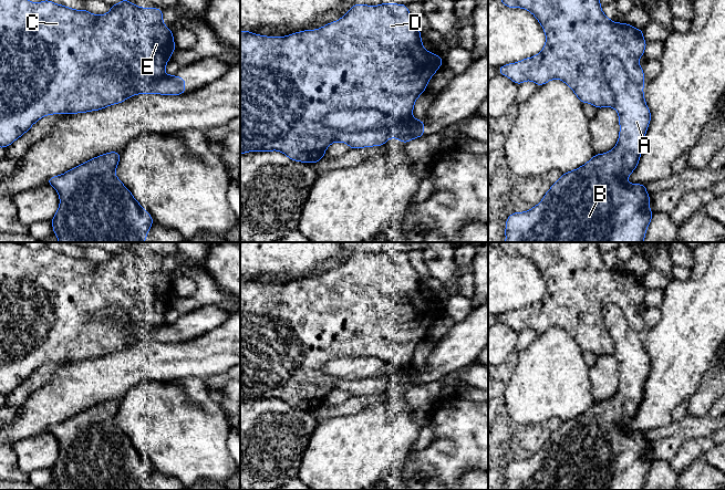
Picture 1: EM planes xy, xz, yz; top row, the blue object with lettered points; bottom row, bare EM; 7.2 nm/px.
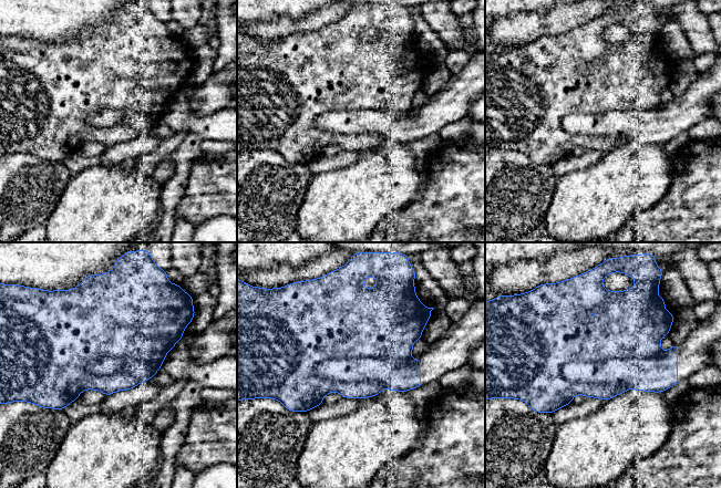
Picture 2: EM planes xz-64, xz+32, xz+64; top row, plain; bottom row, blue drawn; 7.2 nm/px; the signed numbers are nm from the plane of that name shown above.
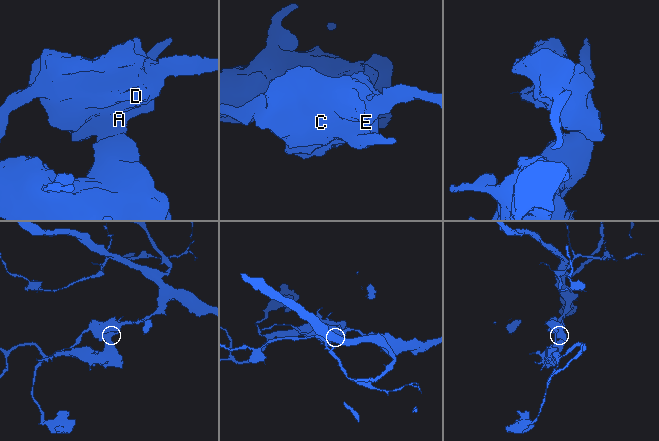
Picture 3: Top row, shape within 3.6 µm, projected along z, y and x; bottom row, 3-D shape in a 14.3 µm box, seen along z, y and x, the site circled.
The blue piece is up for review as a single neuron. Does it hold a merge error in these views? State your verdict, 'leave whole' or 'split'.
split

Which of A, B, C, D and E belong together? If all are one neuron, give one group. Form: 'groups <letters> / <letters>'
groups A B / C D E

